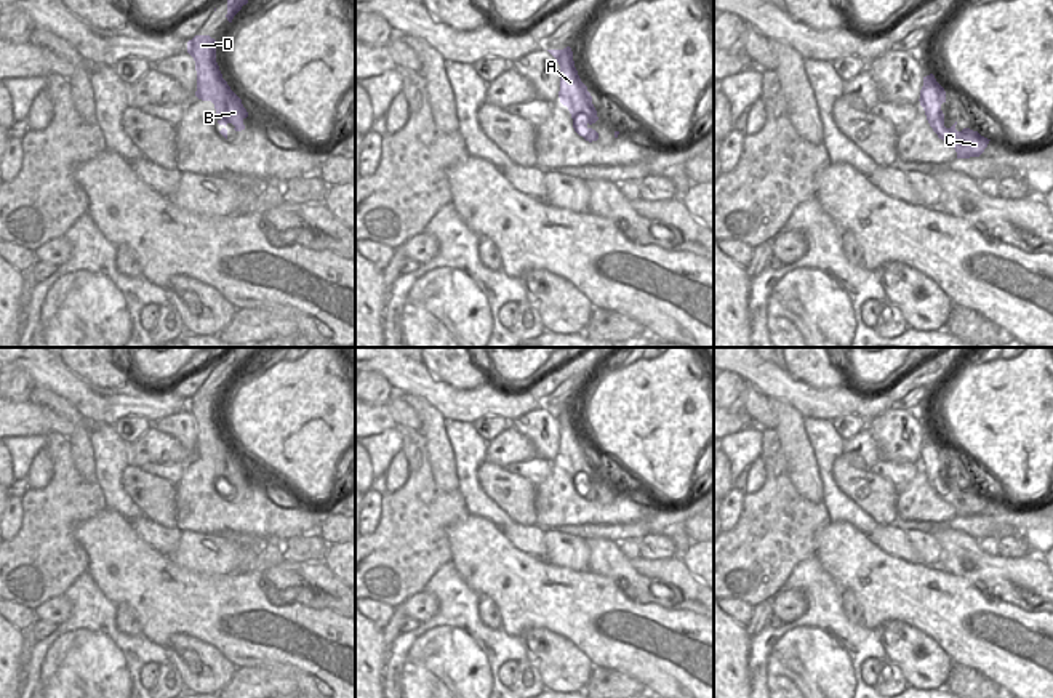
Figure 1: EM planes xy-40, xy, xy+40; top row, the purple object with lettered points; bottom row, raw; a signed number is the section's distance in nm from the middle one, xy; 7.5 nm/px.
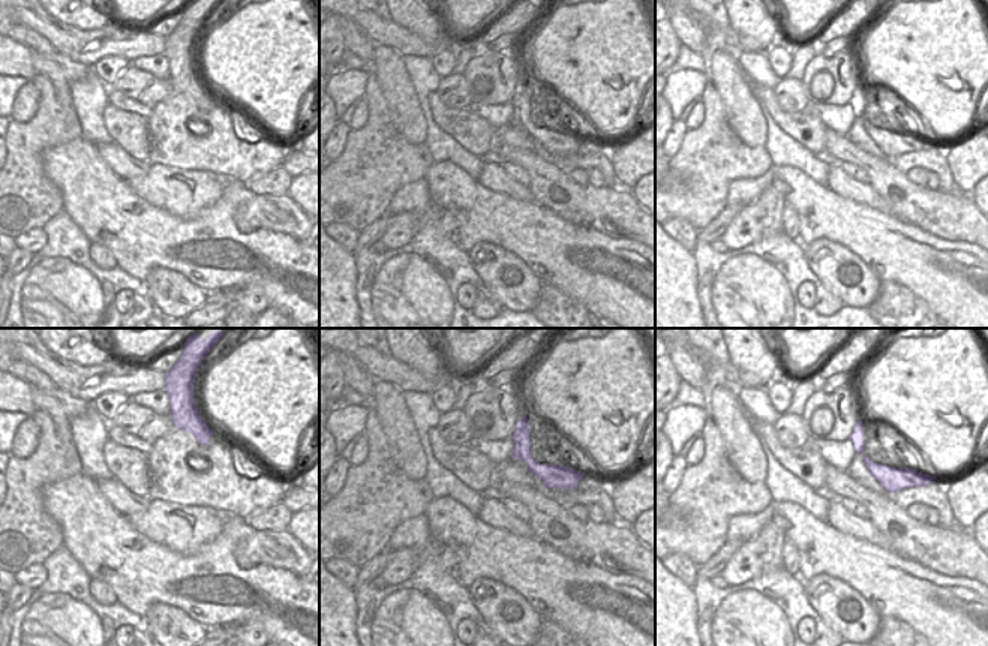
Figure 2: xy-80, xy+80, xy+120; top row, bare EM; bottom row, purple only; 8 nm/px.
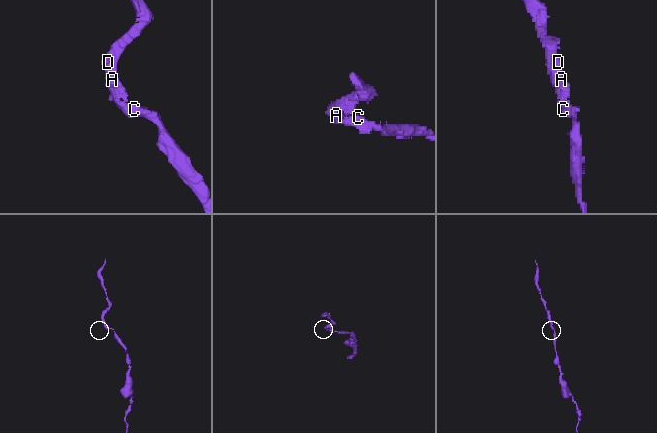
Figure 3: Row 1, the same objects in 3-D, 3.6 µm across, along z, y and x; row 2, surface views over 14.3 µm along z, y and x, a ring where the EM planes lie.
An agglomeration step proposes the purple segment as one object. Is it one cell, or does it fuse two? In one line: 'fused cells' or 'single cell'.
single cell

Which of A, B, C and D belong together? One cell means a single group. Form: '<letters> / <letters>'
A B C D

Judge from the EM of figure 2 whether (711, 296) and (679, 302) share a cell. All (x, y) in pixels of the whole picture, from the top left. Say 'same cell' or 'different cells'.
different cells

